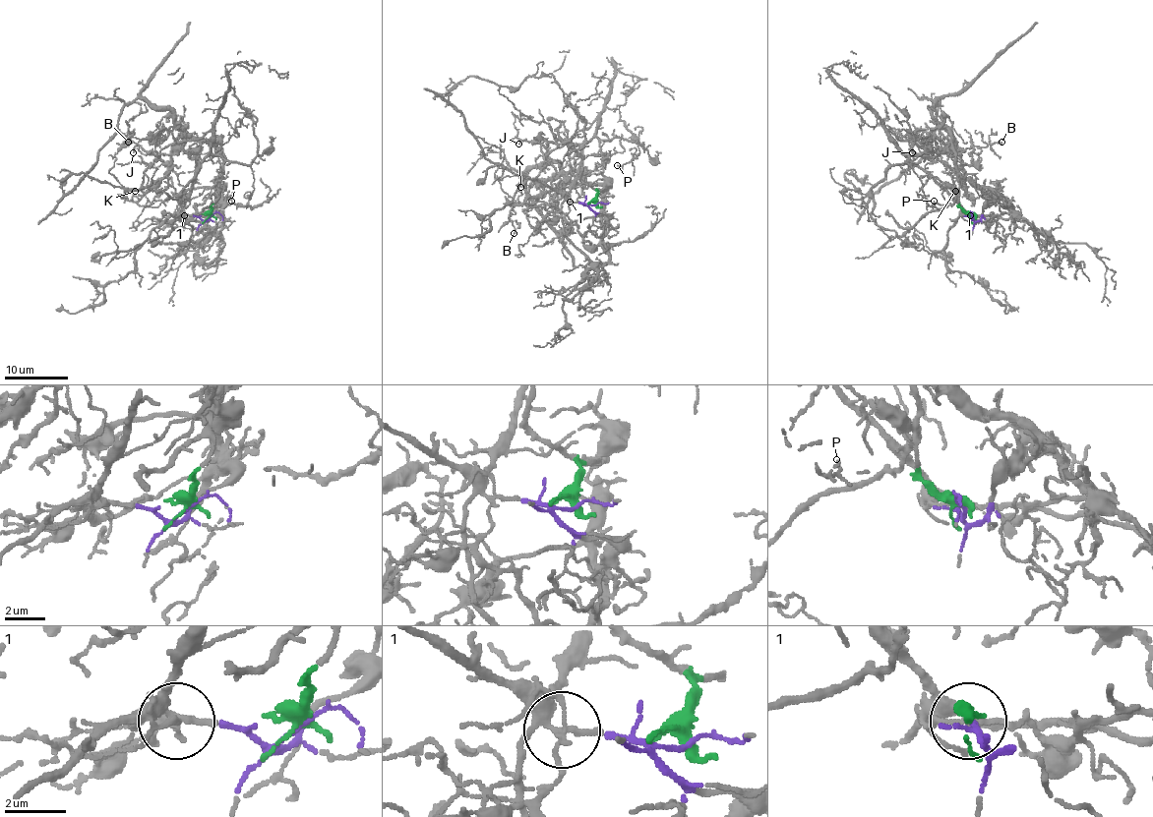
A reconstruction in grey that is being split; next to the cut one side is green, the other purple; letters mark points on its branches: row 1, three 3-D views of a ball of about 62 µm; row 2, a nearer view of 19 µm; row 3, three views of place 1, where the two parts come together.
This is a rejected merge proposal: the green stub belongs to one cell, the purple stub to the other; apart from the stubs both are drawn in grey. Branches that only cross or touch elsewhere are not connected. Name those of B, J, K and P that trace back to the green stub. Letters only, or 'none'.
B, J

